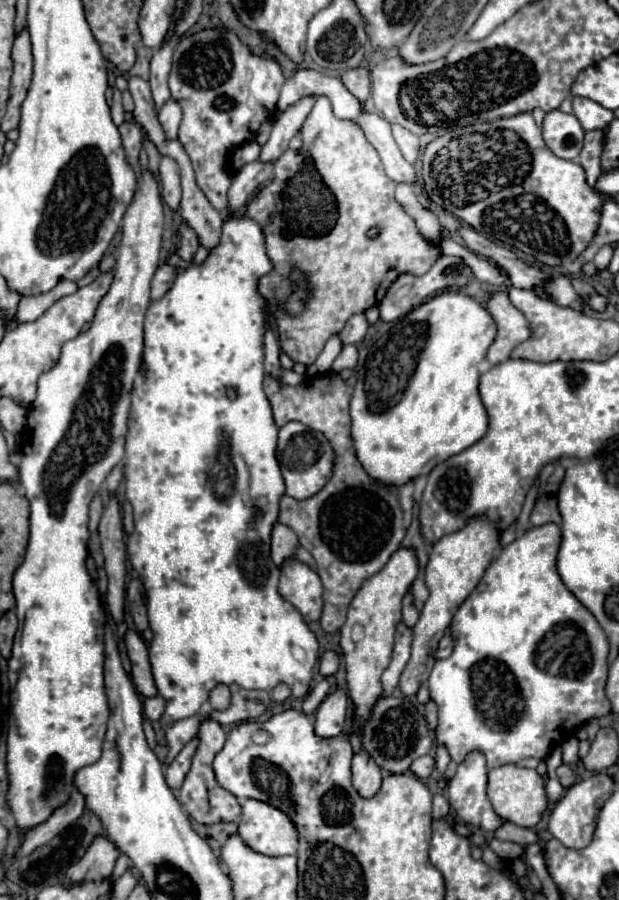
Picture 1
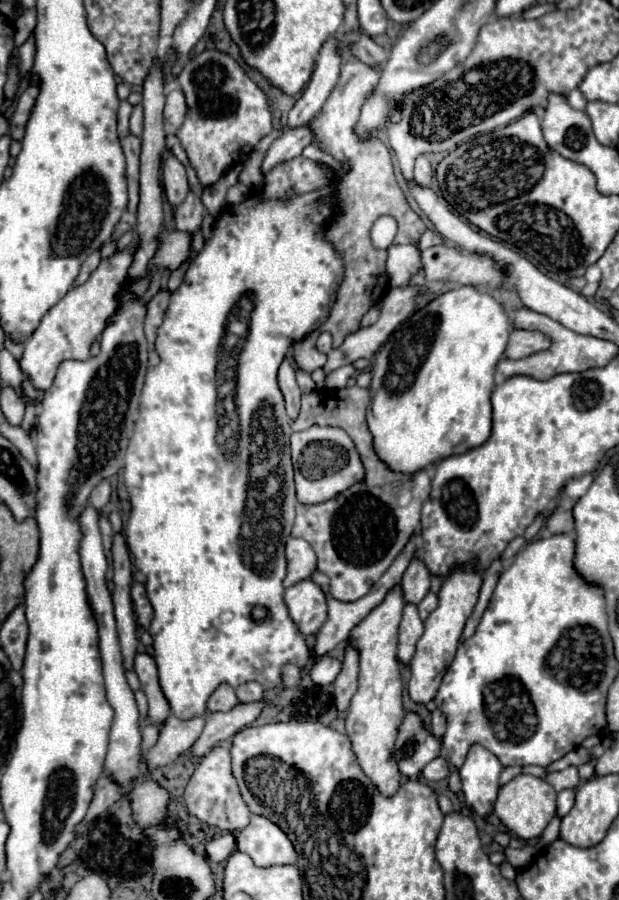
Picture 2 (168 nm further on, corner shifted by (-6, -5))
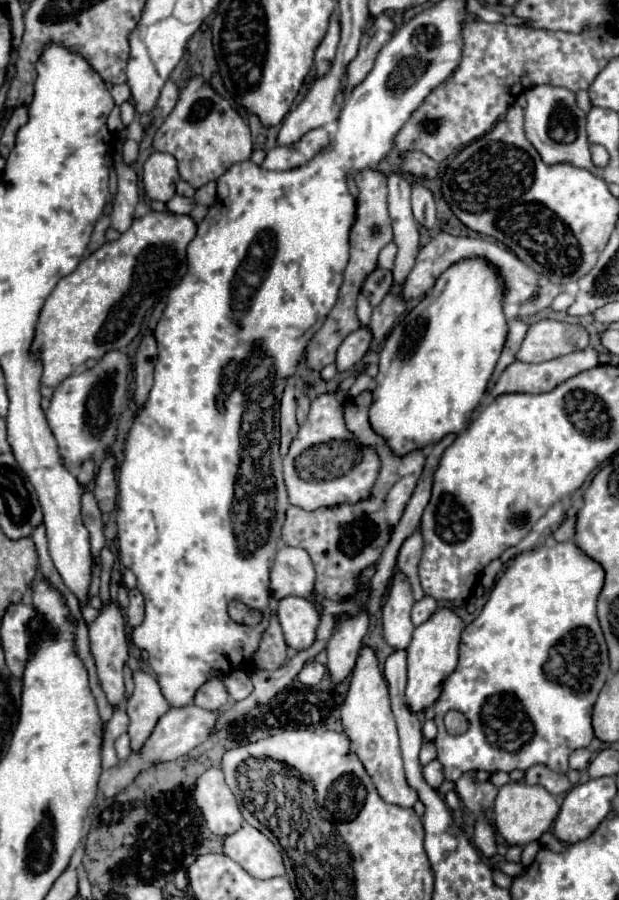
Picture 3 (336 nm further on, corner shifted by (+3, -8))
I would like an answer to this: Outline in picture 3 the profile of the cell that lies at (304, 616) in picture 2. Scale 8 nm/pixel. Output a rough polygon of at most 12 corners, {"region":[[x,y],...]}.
{"region":[[289,595],[277,617],[289,647],[315,641],[319,613],[313,601]]}

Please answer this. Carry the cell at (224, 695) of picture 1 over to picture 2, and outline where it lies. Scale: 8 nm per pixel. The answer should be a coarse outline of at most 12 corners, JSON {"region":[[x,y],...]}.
{"region":[[220,684],[208,698],[208,712],[238,704],[236,690]]}

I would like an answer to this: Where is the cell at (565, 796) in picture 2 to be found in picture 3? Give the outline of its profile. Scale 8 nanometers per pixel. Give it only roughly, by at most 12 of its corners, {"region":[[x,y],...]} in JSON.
{"region":[[549,831],[541,835],[539,843],[551,851],[563,851],[563,843]]}

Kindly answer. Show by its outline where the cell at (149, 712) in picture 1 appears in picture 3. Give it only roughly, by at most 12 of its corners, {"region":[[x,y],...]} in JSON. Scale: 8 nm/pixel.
{"region":[[123,733],[115,739],[119,759],[127,759],[131,753],[129,735]]}

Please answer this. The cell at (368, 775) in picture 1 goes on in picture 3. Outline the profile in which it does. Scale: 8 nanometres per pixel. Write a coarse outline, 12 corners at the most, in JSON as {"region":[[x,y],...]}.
{"region":[[361,647],[341,725],[385,803],[413,807],[377,653]]}

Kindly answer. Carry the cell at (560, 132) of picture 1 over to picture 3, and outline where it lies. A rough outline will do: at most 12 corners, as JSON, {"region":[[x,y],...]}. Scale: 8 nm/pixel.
{"region":[[525,91],[525,135],[547,165],[591,161],[575,93]]}

